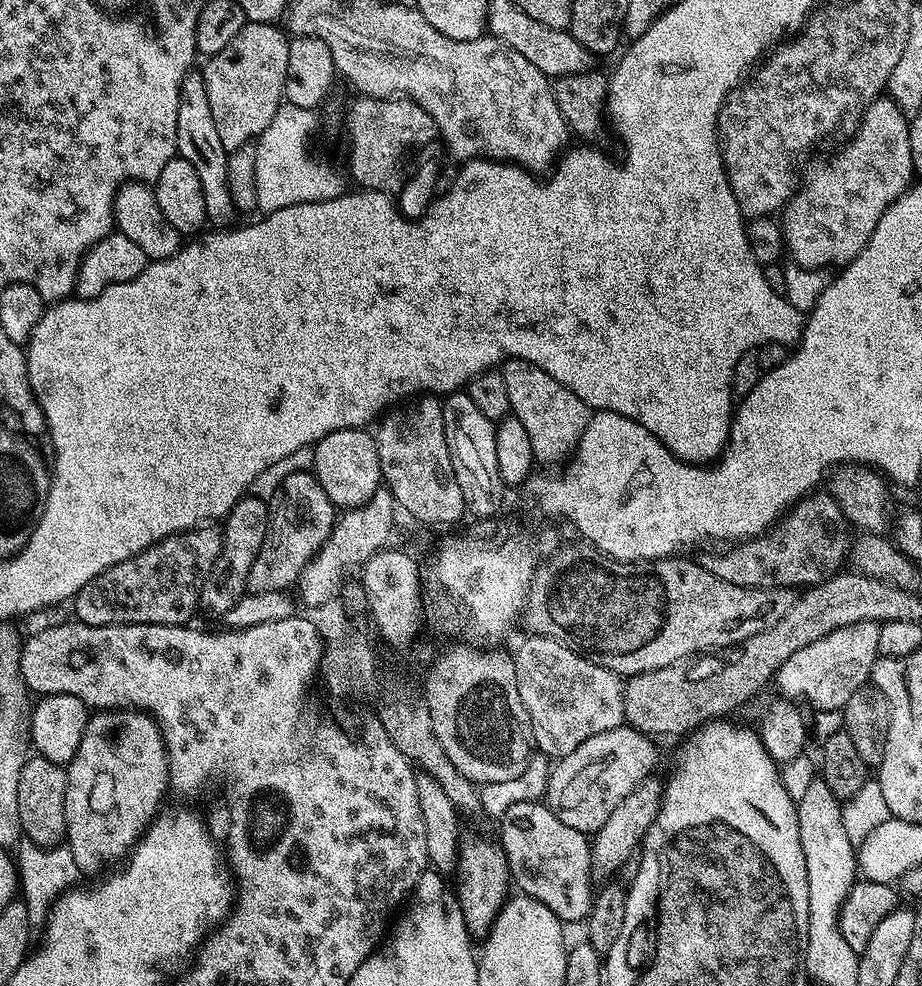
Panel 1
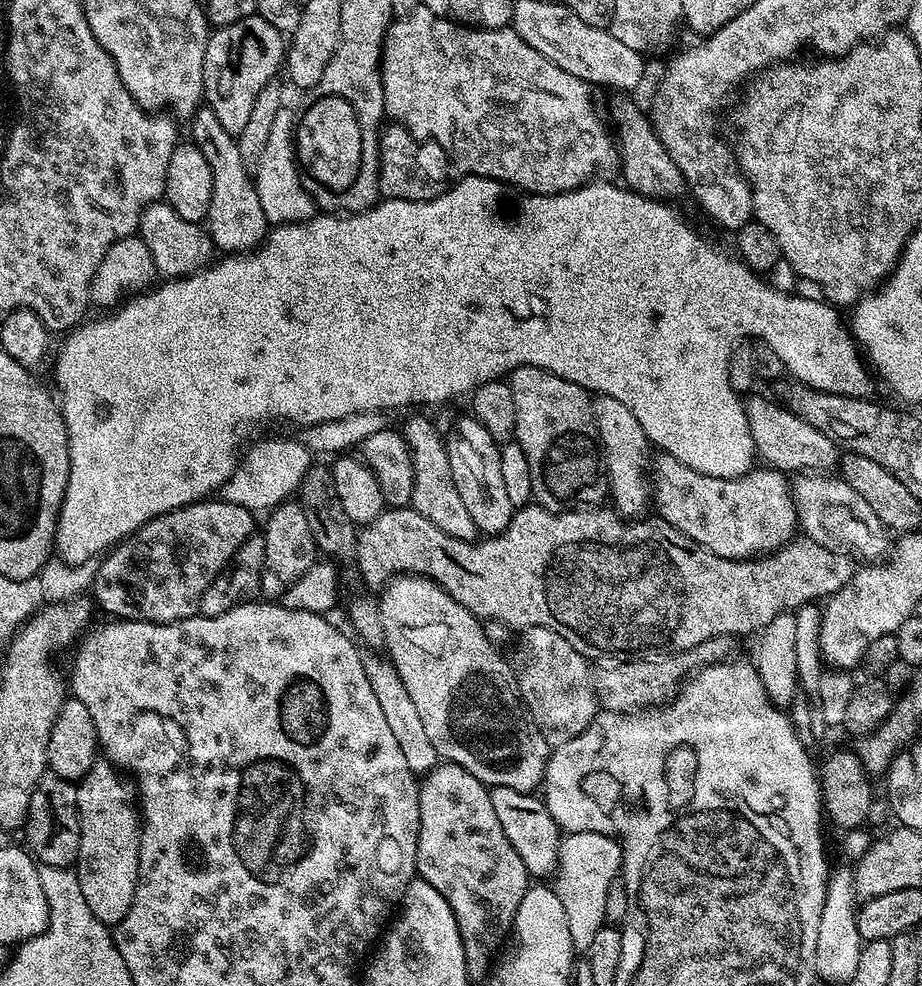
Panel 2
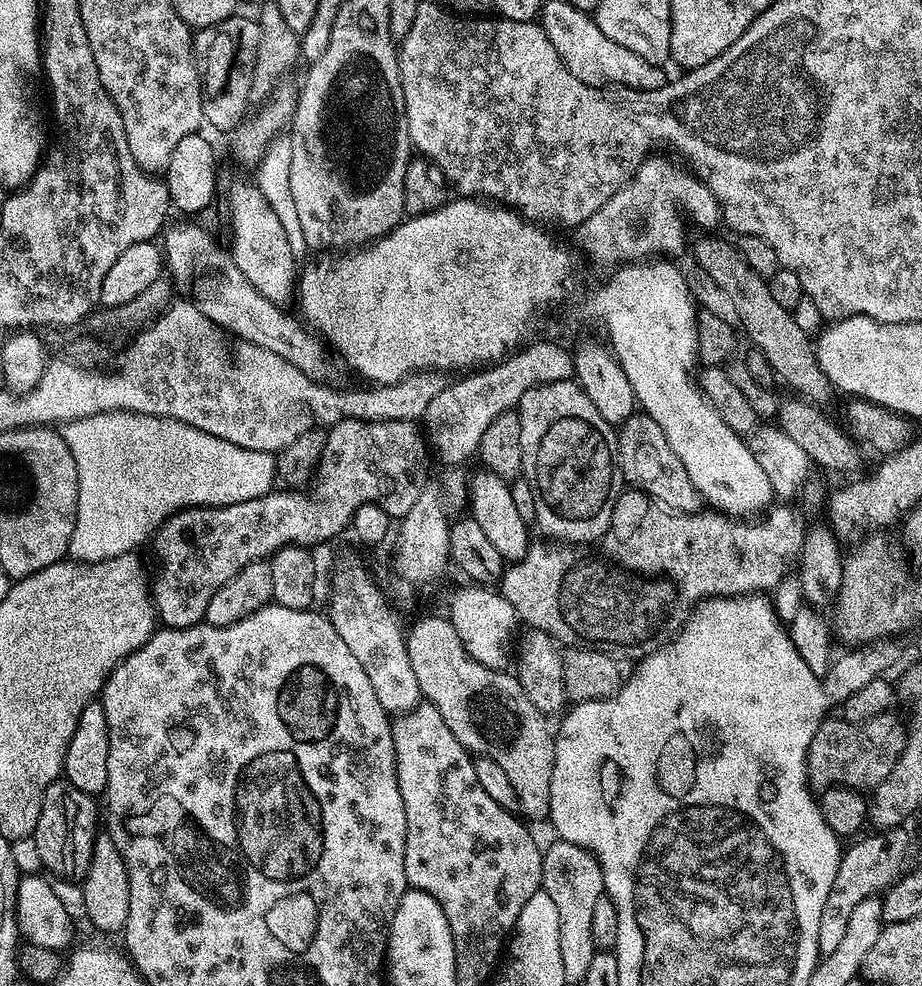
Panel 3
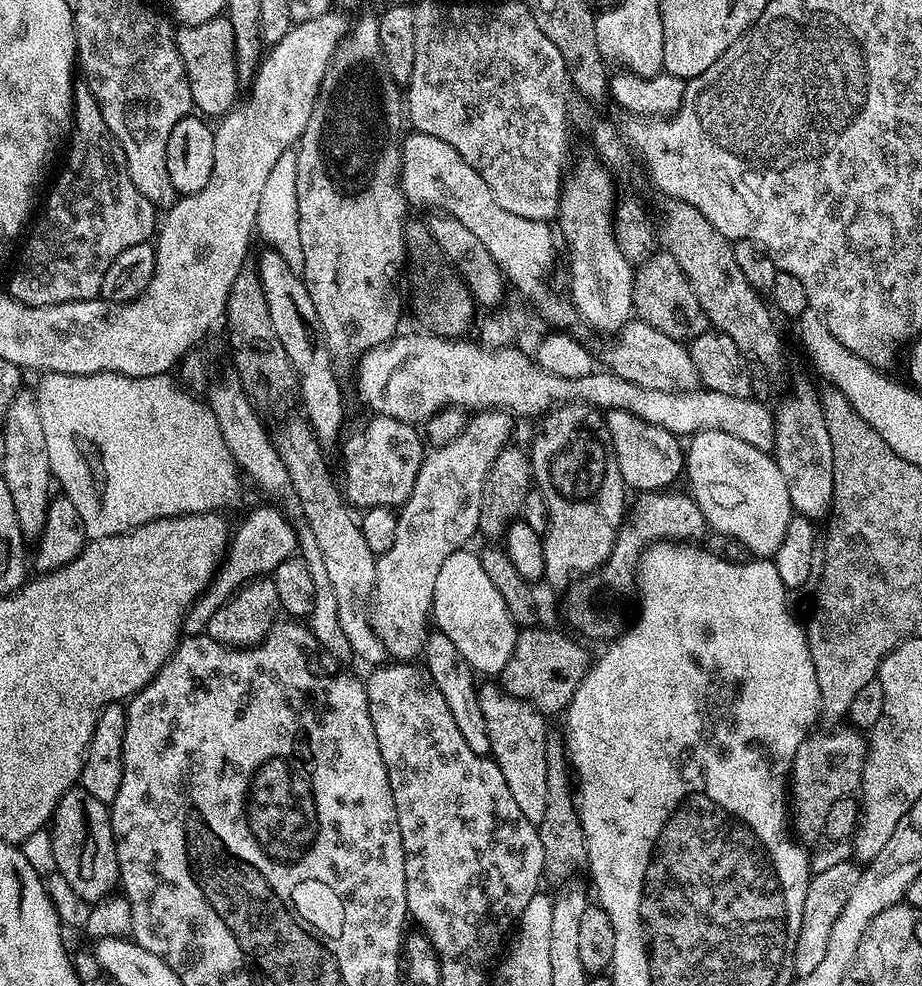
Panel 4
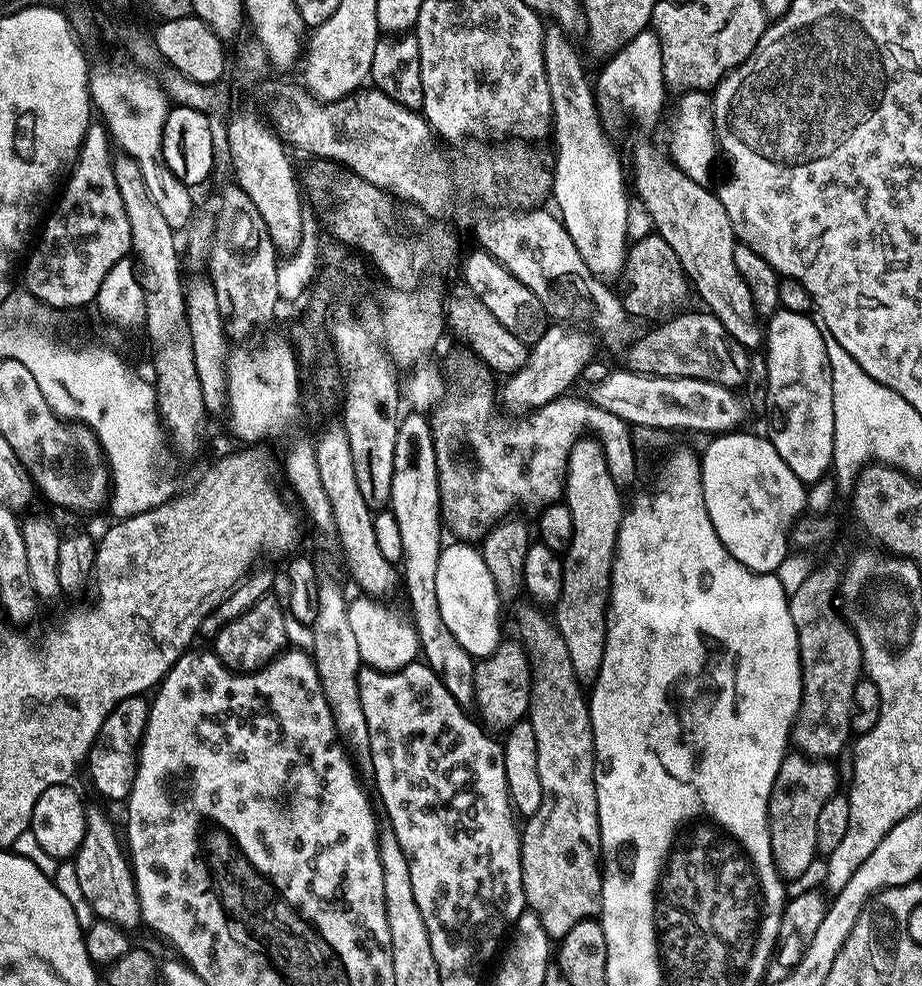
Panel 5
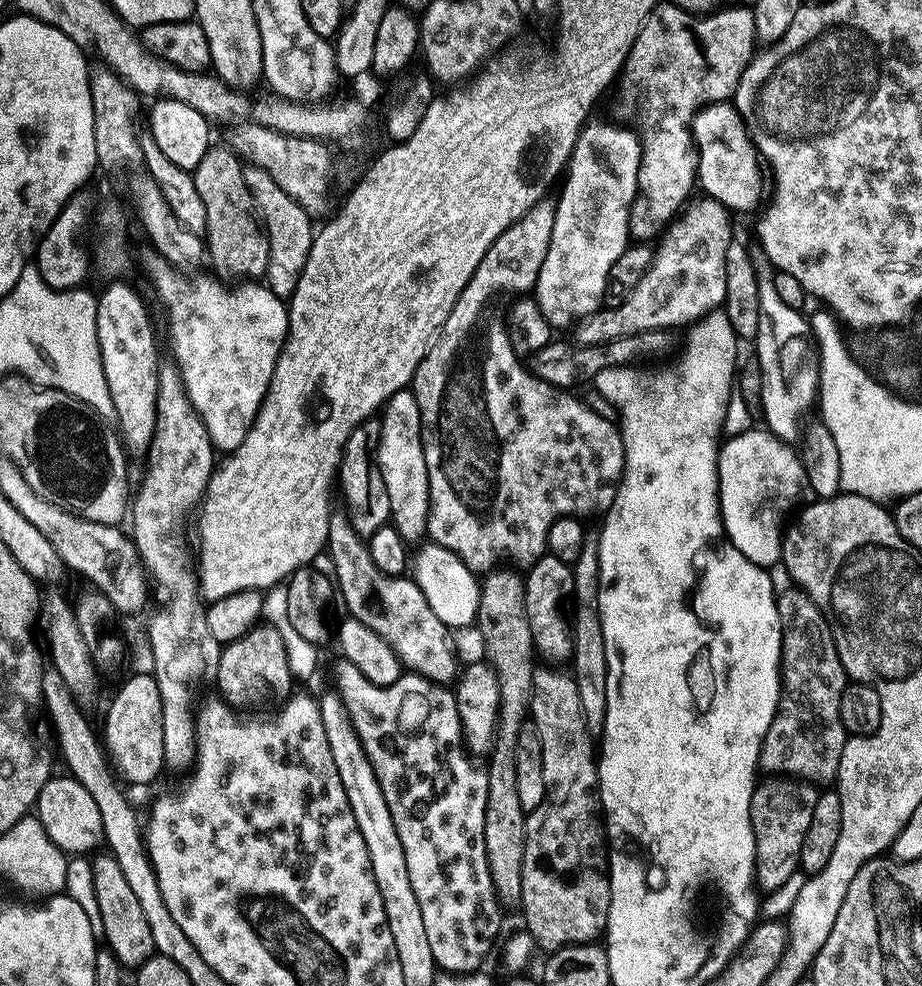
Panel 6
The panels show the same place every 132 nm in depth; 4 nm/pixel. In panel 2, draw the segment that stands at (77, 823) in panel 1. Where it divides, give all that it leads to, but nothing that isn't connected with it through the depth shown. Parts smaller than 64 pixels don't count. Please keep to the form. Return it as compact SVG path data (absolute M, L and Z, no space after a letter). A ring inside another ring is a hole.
M104 758L97 759L96 764L90 766L90 770L76 784L80 841L74 871L78 878L78 886L82 886L82 898L86 898L86 906L90 906L90 914L94 914L94 918L109 926L122 923L134 902L136 893L140 869L140 825L142 823L137 805L134 803L137 796L133 781L116 765L108 763Z

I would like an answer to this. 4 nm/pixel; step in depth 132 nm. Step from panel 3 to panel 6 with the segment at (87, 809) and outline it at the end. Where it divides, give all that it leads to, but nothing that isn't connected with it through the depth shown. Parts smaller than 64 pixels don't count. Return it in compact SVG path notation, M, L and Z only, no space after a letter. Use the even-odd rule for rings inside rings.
M111 854L98 857L92 864L92 896L96 899L95 915L98 917L103 943L116 956L117 962L121 966L138 966L149 960L156 952L154 937L150 935L150 925L146 922L146 914L138 902L138 897L134 895L133 888L126 883L122 866L118 866Z

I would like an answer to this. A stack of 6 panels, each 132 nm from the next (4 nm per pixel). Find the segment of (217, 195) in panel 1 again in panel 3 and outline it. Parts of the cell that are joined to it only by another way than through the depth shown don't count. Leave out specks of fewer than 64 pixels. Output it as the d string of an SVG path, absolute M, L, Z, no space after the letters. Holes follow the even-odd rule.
M251 179L230 181L224 204L232 215L228 220L228 228L232 231L230 251L238 270L246 274L250 286L254 286L262 298L270 298L270 302L281 306L287 305L298 286L298 256L290 246L290 238L286 238L278 214L274 214L270 202L262 198L262 190Z

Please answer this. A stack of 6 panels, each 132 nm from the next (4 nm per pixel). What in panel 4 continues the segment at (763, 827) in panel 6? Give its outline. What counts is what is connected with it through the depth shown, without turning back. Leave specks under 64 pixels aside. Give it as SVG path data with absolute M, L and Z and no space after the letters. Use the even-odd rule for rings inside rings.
M850 726L836 732L812 732L798 746L788 782L790 828L795 839L805 846L816 844L824 836L826 814L838 798L851 796L859 789L862 770L868 757L867 737Z

